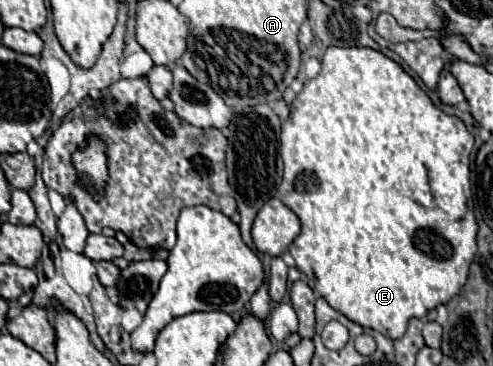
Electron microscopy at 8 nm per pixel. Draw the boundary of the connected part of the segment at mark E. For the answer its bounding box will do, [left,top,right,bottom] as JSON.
[279,46,477,340]

